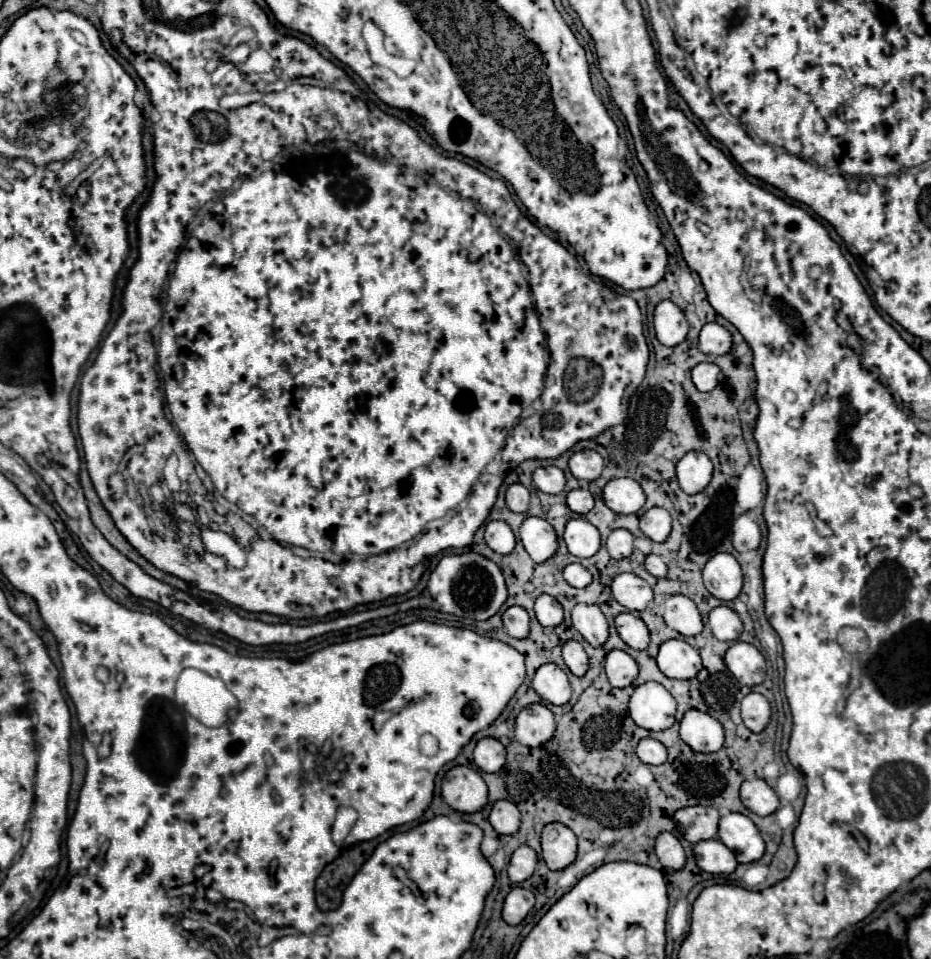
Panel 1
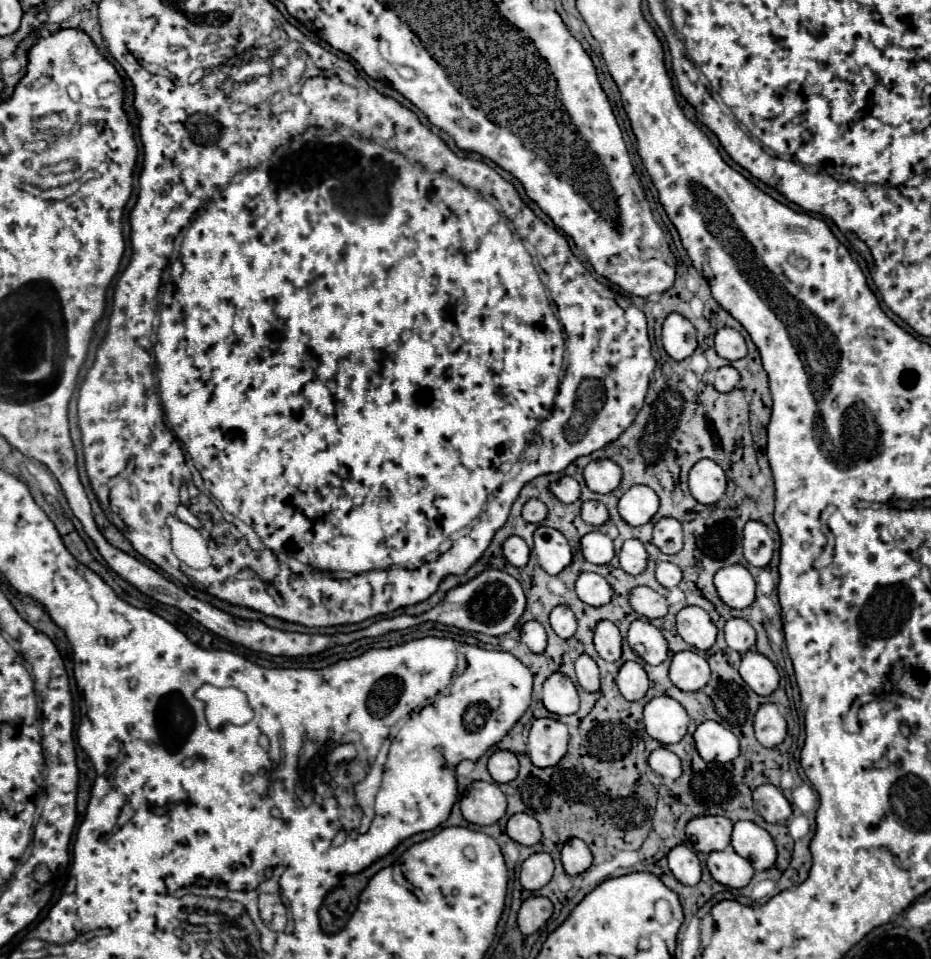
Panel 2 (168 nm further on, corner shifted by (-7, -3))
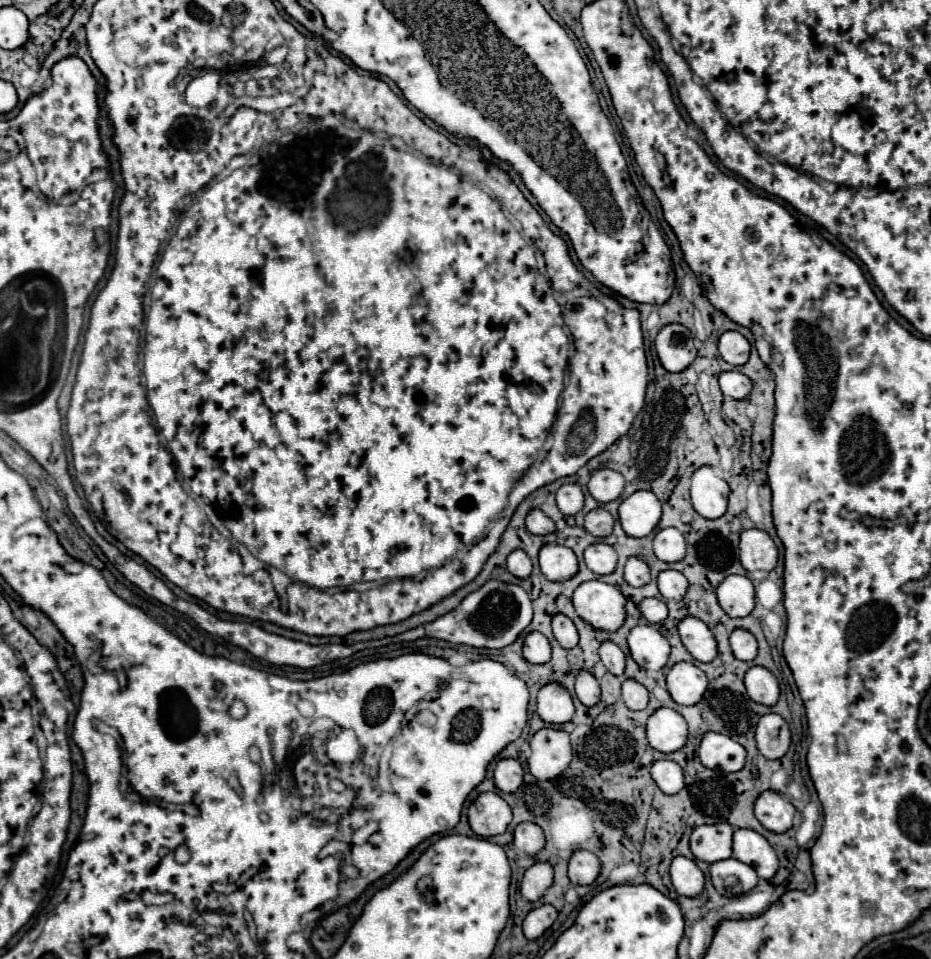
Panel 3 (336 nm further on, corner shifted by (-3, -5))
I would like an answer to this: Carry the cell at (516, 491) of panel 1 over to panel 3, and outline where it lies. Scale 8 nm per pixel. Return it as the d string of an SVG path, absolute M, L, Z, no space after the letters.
M532 509L528 515L526 515L526 529L534 535L546 535L546 533L552 533L556 529L554 521L550 517L546 517L540 509Z

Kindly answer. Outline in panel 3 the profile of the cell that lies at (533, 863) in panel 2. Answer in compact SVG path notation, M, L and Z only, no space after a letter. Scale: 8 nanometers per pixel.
M538 861L526 869L524 879L520 883L520 893L526 901L538 901L542 893L552 885L554 869L548 861Z

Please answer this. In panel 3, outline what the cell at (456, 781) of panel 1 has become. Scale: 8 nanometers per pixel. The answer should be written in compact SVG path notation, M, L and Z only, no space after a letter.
M480 793L468 807L468 823L480 837L504 833L510 821L510 805L496 793Z

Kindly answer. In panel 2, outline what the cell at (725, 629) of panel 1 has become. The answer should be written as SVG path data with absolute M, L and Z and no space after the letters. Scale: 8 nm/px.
M730 619L724 627L724 633L726 633L726 643L730 649L734 649L738 653L746 653L746 651L754 649L756 631L752 629L752 625L746 619Z

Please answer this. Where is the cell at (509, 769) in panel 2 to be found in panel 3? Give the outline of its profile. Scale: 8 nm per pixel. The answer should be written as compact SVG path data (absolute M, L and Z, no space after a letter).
M500 759L494 769L494 783L500 791L514 793L522 785L522 765L516 759Z

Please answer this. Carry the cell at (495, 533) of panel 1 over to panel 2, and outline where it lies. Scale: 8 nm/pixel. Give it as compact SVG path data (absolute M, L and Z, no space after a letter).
M508 537L502 545L502 551L504 551L504 557L510 565L514 567L524 567L528 563L528 557L530 557L530 549L526 547L526 541L522 537Z

